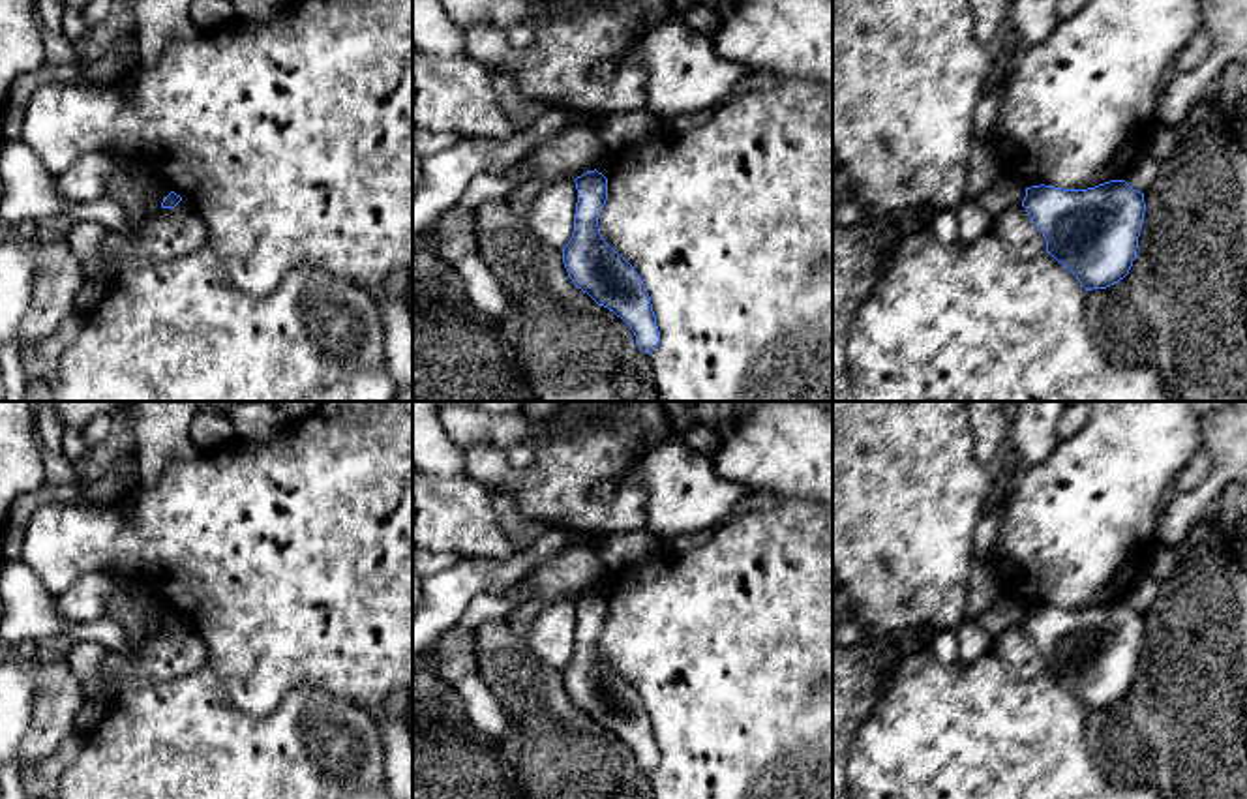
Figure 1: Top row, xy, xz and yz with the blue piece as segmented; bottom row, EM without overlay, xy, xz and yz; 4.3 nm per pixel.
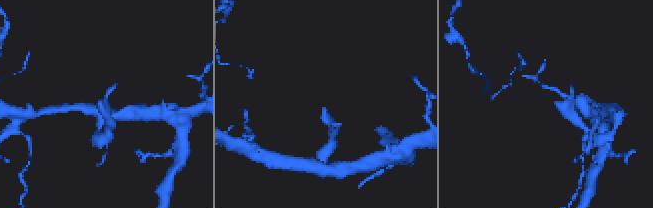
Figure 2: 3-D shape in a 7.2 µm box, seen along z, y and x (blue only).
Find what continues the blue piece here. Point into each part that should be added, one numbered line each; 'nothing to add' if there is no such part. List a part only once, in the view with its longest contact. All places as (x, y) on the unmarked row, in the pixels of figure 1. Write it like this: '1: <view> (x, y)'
nothing to add

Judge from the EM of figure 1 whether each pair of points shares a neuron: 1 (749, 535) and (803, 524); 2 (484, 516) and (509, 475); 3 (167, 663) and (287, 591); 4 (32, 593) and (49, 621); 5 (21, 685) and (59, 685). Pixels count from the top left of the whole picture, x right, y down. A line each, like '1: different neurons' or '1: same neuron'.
1: same neuron
2: different neurons
3: different neurons
4: same neuron
5: different neurons

